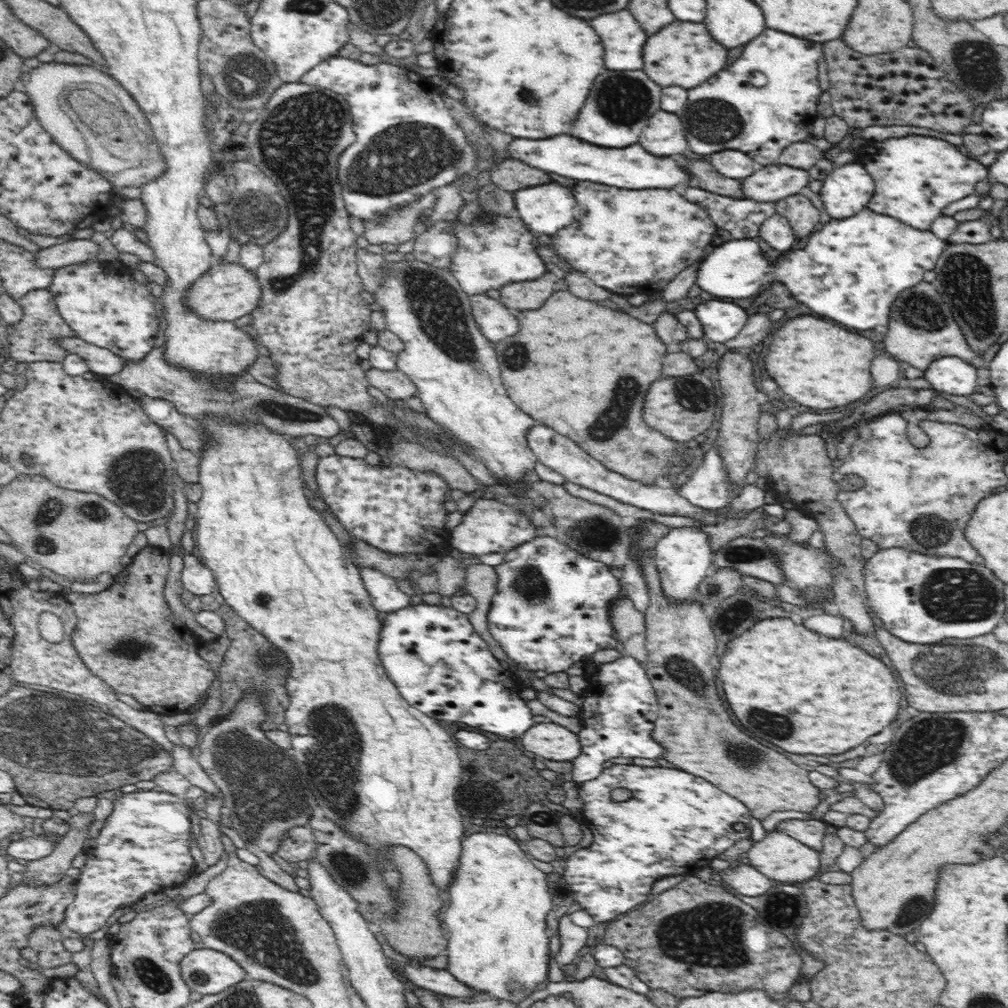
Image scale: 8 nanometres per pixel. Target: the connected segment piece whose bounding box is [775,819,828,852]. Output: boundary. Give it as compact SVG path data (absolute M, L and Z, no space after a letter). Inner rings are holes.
M787 819L780 821L775 826L775 830L795 838L798 842L802 842L802 844L806 844L818 852L821 851L822 839L827 828L828 824L820 819Z

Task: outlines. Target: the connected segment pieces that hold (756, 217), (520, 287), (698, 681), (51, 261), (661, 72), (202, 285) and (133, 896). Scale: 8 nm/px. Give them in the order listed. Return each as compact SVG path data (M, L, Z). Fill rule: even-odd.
M694 186L682 188L679 193L703 208L717 228L728 230L734 239L755 239L762 223L776 213L774 204L768 202L736 200Z
M551 269L536 280L508 283L499 288L499 301L506 309L536 310L556 290L566 290L562 275Z
M652 550L641 554L639 565L649 592L649 605L644 612L648 660L643 668L661 707L651 738L660 743L664 758L676 768L732 794L732 798L743 802L751 816L759 821L775 810L814 812L822 800L820 789L808 779L810 769L792 763L784 754L740 732L724 708L710 663L716 654L716 638L702 605L666 597Z
M72 237L66 242L40 249L38 254L34 254L34 261L39 267L58 269L92 260L97 258L98 254L100 246L92 239Z
M676 20L664 30L652 34L644 46L644 62L648 70L646 74L661 87L672 84L685 89L700 86L716 72L720 72L726 66L726 60L728 60L728 50L714 40L704 22Z
M217 262L192 284L188 296L184 298L184 305L208 321L234 321L256 310L261 290L255 271L246 269L239 262Z
M155 789L132 793L115 794L113 810L96 835L96 845L87 850L87 860L76 882L76 896L64 912L62 927L86 937L104 928L110 916L121 907L132 906L145 894L162 893L168 887L179 887L193 875L194 859L190 855L191 823L189 809L182 796Z

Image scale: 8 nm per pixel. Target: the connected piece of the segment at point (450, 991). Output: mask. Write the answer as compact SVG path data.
M412 964L398 965L400 965L402 975L421 989L455 998L483 997L480 991L476 991L476 989L458 981L448 969L436 969Z

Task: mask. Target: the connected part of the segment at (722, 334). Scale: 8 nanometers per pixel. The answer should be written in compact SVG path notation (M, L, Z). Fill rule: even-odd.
M709 300L697 306L696 316L704 329L704 336L712 342L732 340L746 324L749 313L746 306L738 306L732 302Z

